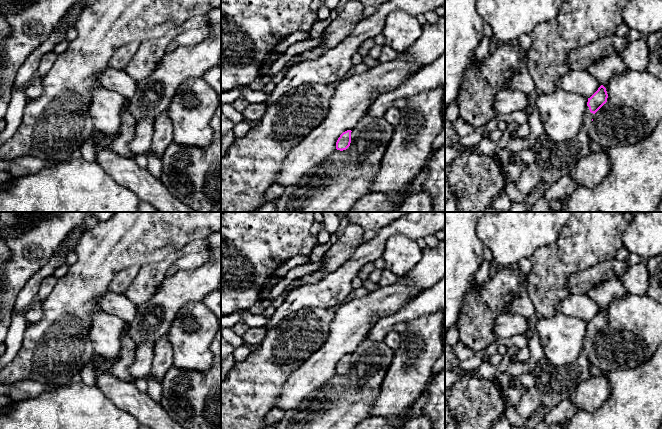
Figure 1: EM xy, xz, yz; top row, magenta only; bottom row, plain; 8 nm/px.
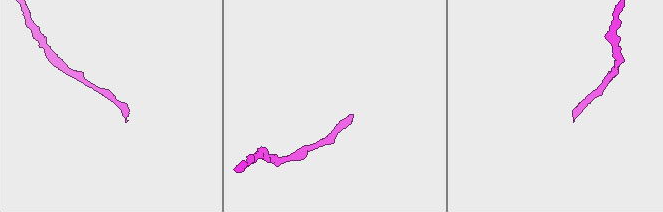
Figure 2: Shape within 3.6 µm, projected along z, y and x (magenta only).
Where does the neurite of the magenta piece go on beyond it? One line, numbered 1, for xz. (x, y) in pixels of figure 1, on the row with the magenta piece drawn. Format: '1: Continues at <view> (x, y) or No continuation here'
1: No continuation here

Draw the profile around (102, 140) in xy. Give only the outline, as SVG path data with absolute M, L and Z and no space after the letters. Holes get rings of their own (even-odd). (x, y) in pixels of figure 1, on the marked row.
M95 129L93 132L93 140L98 147L108 147L118 135L119 132L113 135L107 135Z

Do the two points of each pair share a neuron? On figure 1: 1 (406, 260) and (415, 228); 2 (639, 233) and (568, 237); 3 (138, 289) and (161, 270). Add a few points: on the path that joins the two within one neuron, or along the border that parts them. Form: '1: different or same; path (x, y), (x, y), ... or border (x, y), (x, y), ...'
1: different; border (388, 239), (394, 234), (402, 233), (415, 240)
2: different; border (629, 222), (622, 237), (622, 246)
3: same; path (144, 284), (155, 273)

